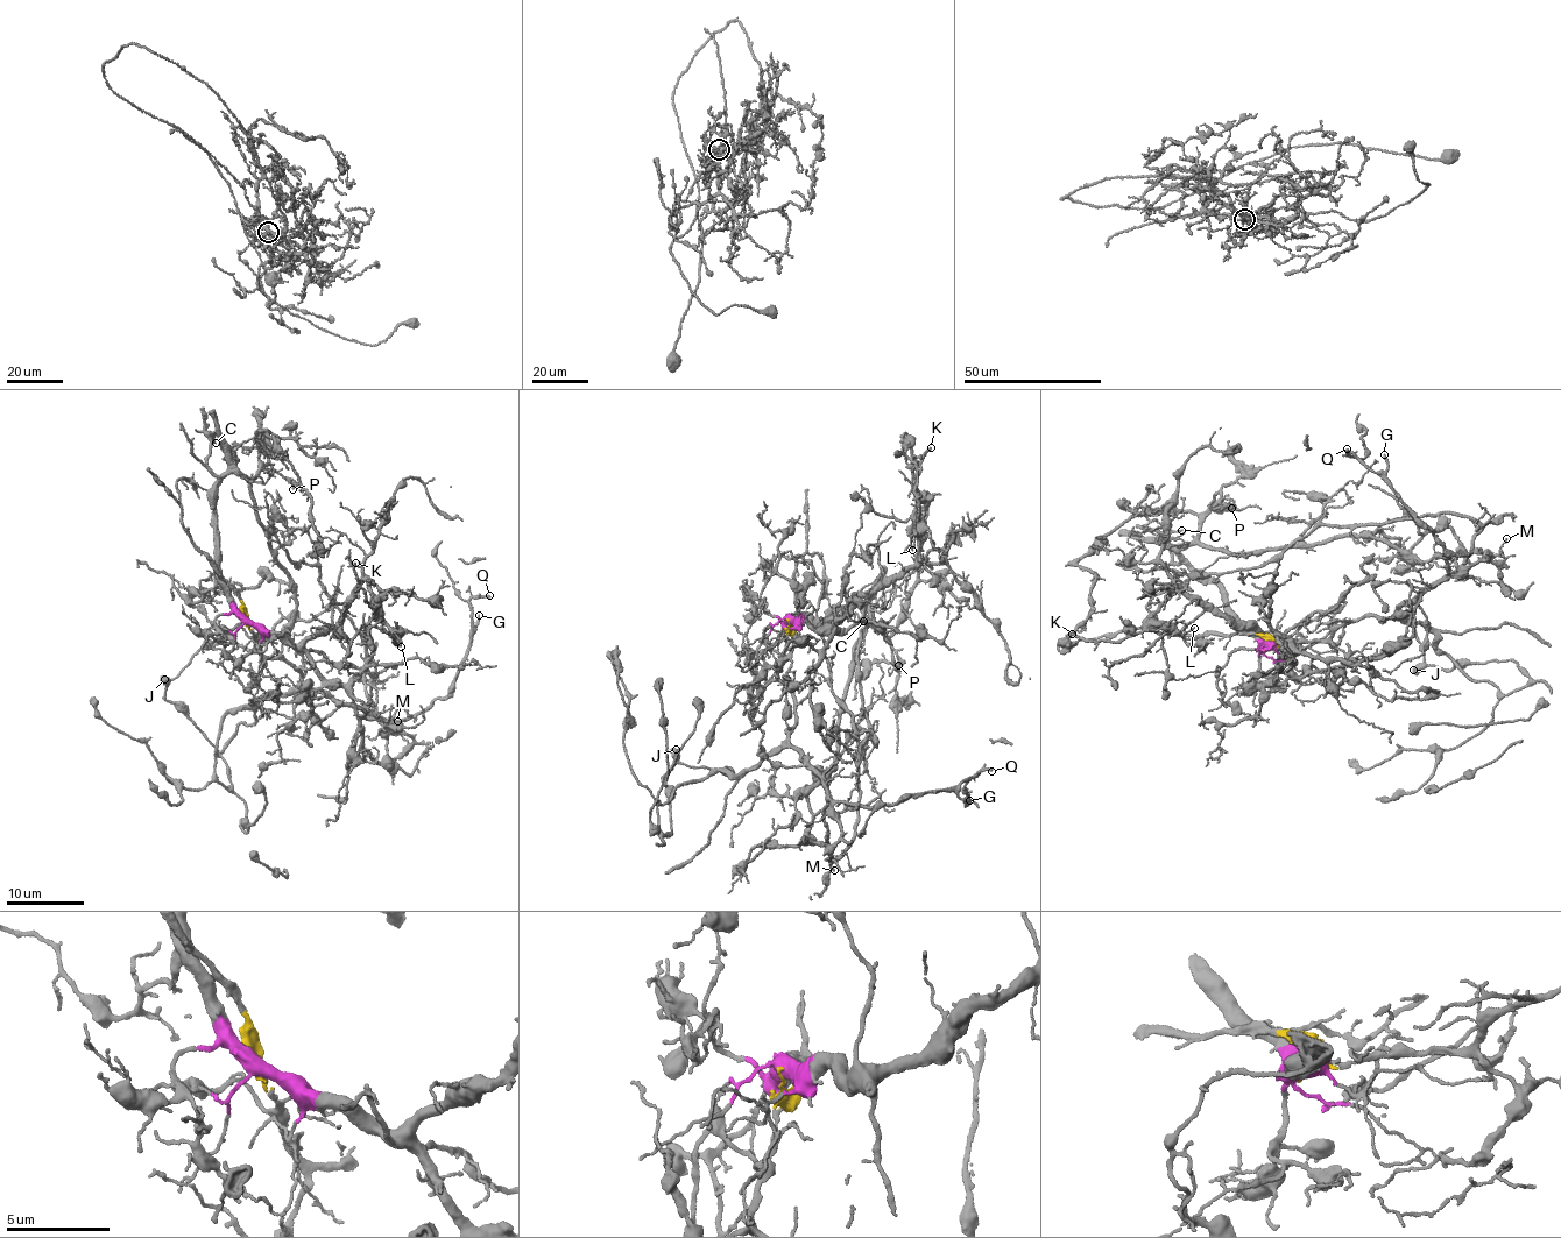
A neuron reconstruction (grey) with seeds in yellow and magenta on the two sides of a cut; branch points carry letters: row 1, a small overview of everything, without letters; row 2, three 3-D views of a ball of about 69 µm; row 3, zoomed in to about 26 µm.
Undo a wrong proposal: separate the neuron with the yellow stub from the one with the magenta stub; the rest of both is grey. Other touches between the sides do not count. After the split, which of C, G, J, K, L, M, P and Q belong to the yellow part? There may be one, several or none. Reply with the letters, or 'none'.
G, J, M, Q

